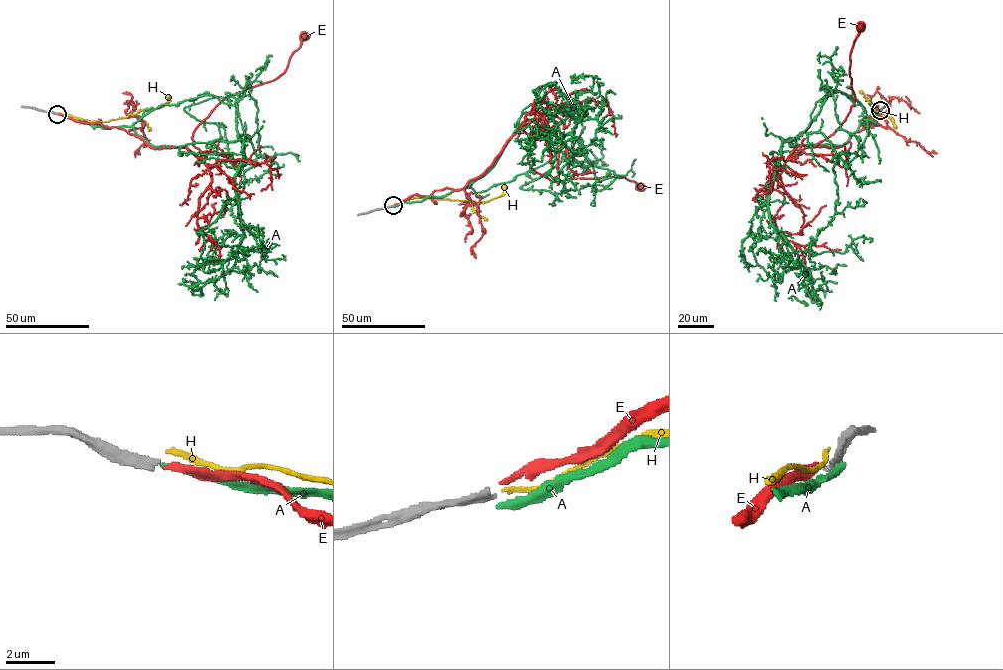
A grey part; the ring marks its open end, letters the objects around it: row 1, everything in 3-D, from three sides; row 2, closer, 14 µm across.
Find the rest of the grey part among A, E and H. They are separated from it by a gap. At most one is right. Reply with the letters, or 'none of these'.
none of these

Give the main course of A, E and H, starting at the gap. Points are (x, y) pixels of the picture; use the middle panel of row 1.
A: (393, 206), (466, 188), (523, 122), (561, 122), (579, 114), (574, 100), (572, 137), (530, 136), (522, 165)
E: (393, 205), (461, 189), (533, 120), (541, 123), (527, 158), (536, 172), (559, 181), (624, 177), (639, 187)
H: (393, 205), (419, 197), (487, 201), (500, 196), (505, 186)

